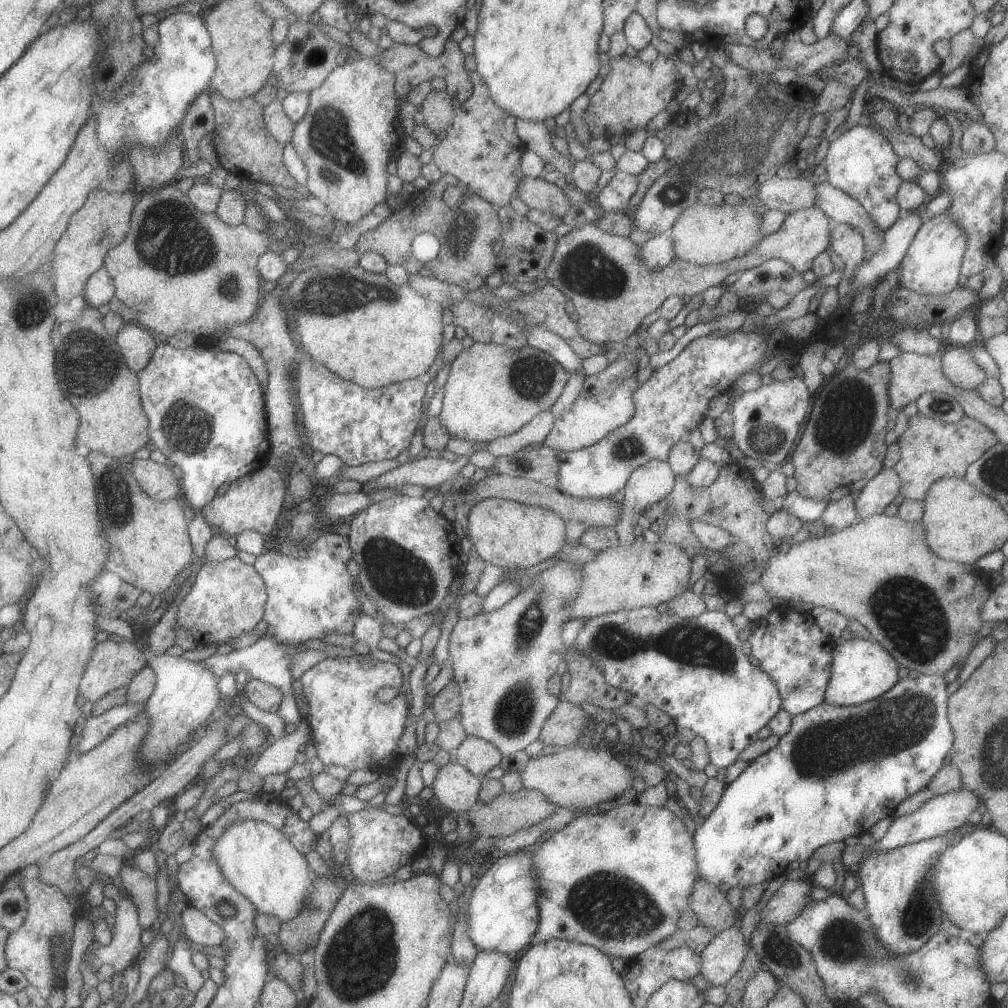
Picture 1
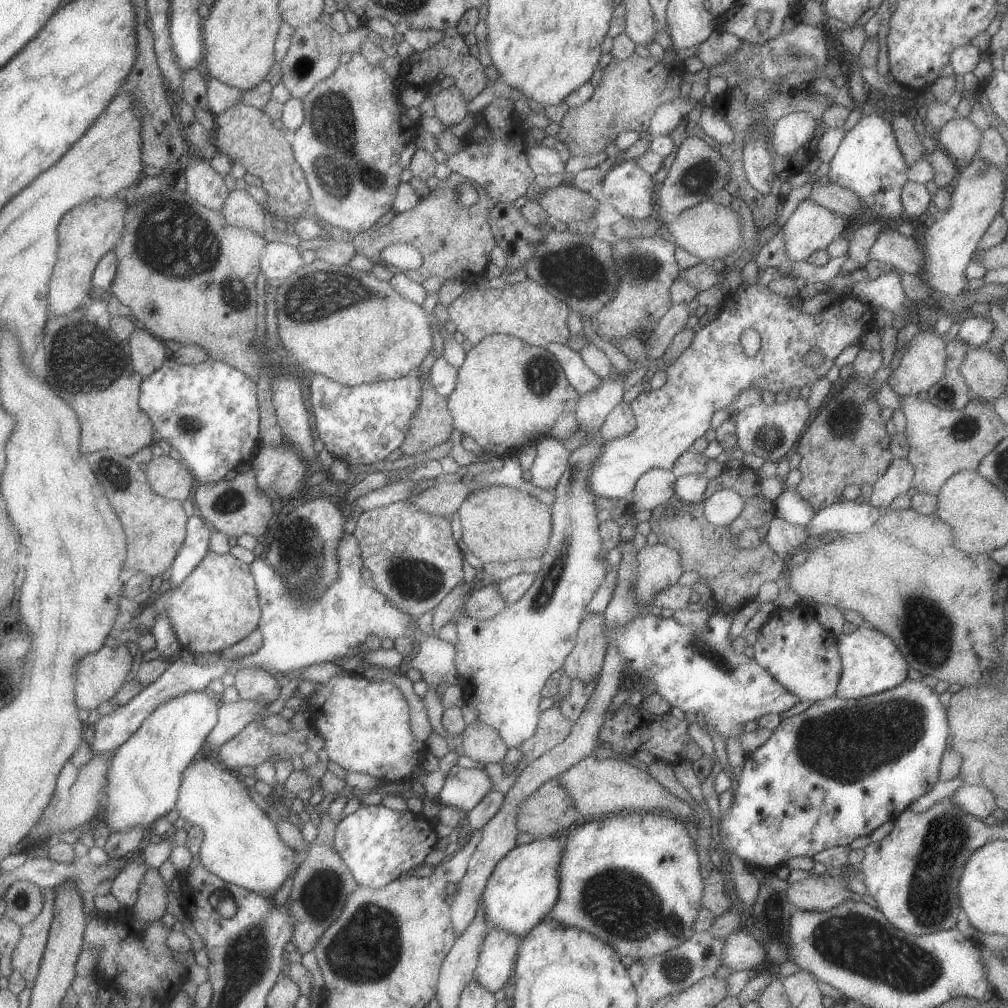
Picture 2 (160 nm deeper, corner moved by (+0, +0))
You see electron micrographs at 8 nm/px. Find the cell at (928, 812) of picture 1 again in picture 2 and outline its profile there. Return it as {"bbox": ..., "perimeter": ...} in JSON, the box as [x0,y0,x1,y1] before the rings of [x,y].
{"bbox":[951,784,995,819],"perimeter":[[[965,784],[956,790],[951,798],[961,807],[961,810],[978,819],[987,818],[989,814],[995,812],[994,794],[985,787]]]}

